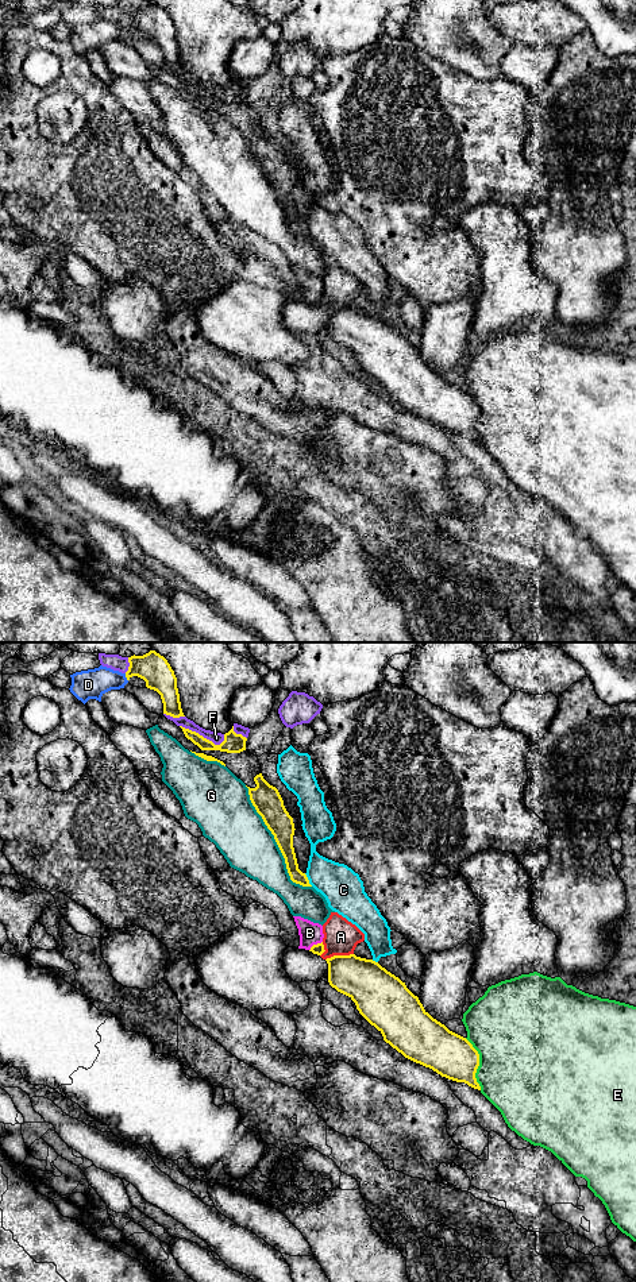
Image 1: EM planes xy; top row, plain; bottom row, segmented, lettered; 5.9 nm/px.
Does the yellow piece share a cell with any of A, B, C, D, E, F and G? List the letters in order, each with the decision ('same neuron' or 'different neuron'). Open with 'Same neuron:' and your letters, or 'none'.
Same neuron: B
A: different neuron
B: same neuron
C: different neuron
D: different neuron
E: different neuron
F: different neuron
G: different neuron

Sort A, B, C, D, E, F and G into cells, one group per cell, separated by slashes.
A / B / C / D / E / F / G

